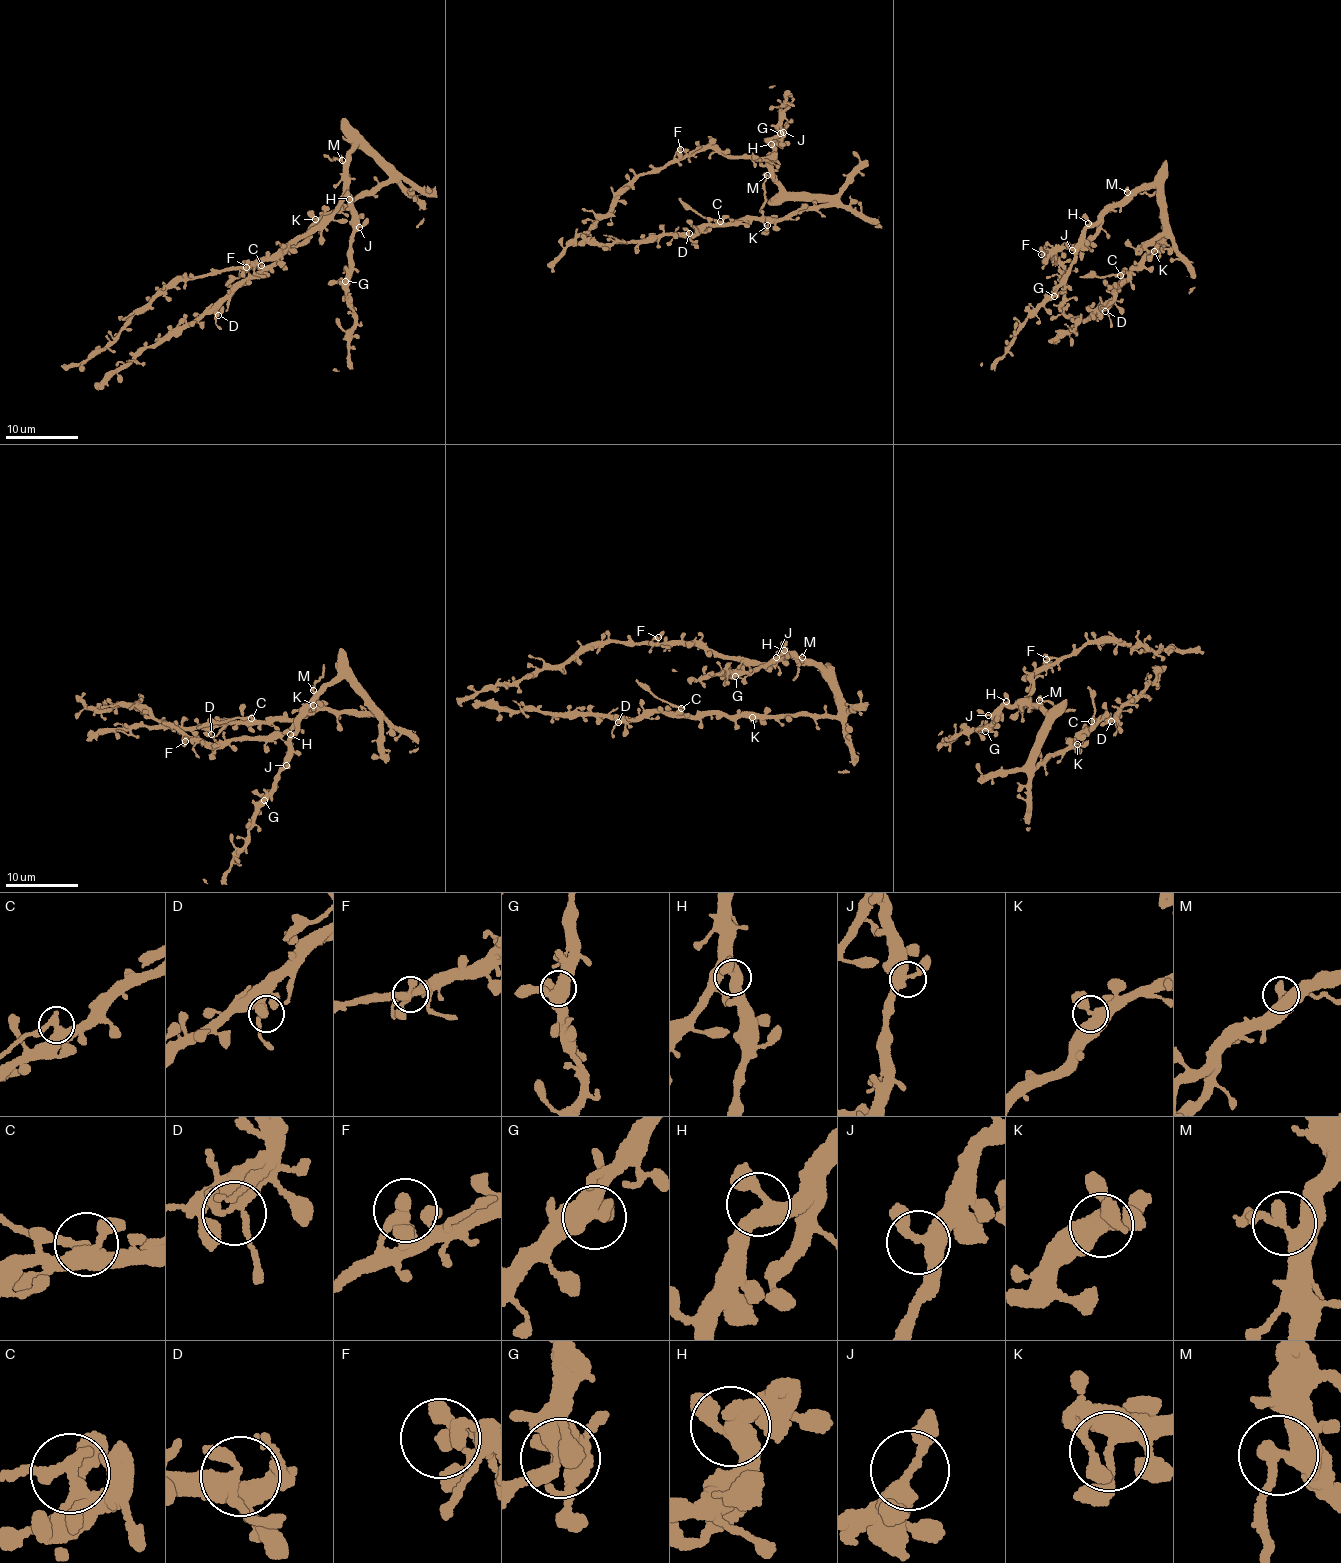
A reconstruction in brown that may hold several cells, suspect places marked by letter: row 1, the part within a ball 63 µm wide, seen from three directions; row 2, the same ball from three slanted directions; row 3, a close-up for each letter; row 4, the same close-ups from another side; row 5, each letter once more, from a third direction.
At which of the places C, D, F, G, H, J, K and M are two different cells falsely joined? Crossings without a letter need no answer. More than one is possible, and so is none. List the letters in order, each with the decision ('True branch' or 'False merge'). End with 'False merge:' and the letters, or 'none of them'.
C: False merge
D: True branch
F: True branch
G: True branch
H: True branch
J: True branch
K: True branch
M: False merge
False merge: C, M

